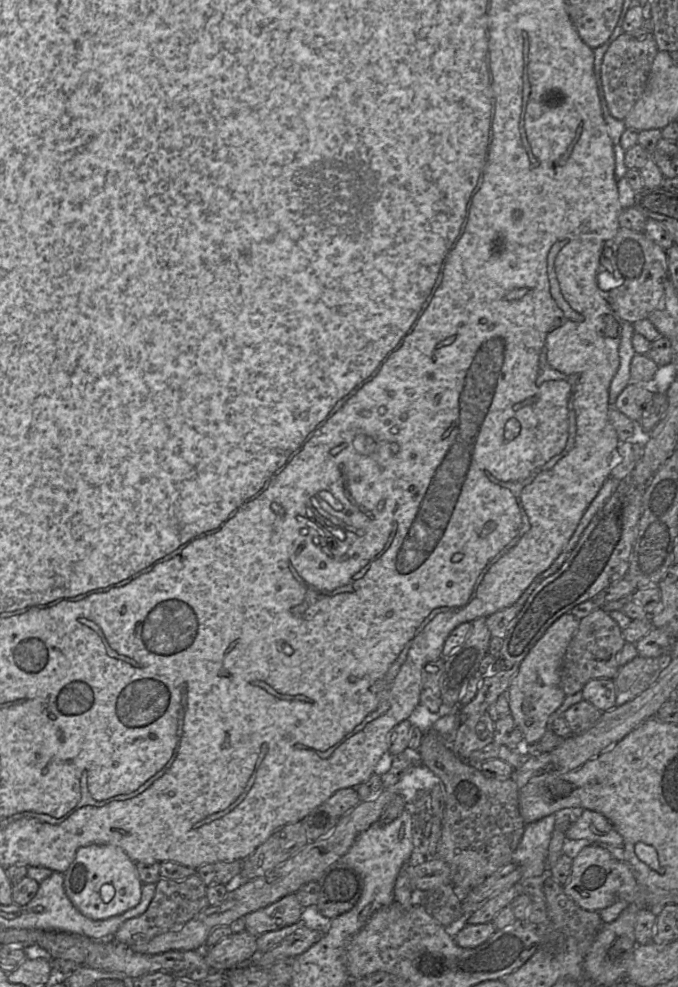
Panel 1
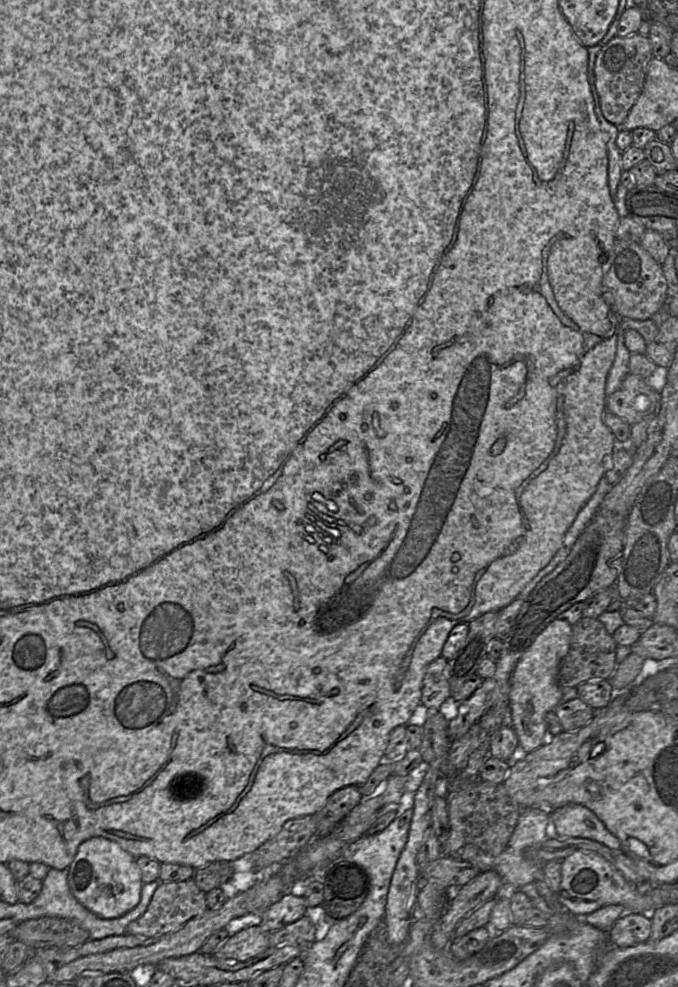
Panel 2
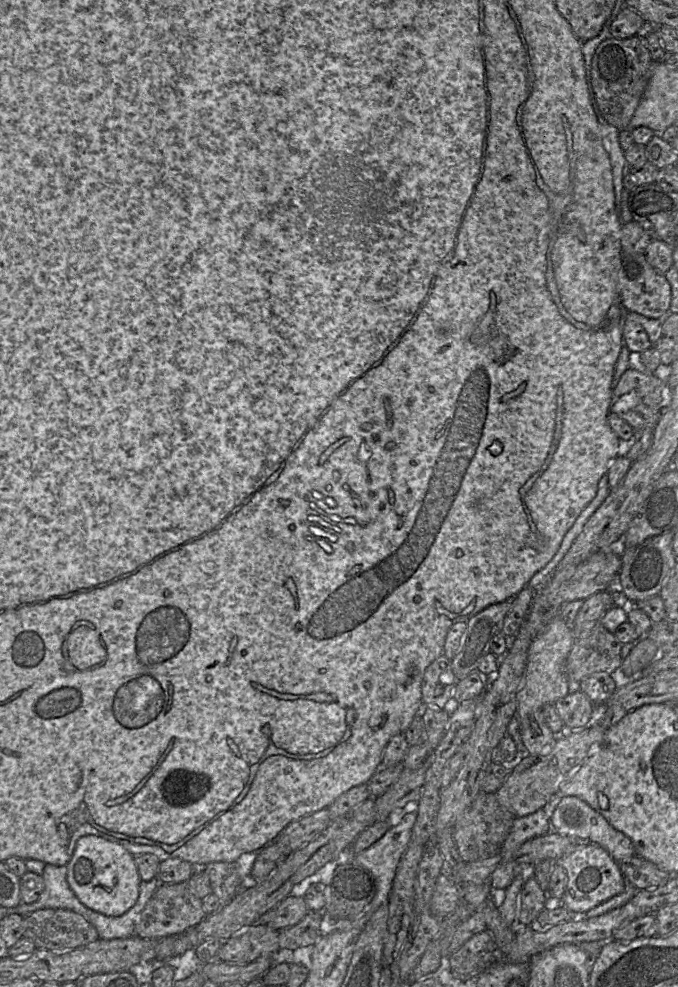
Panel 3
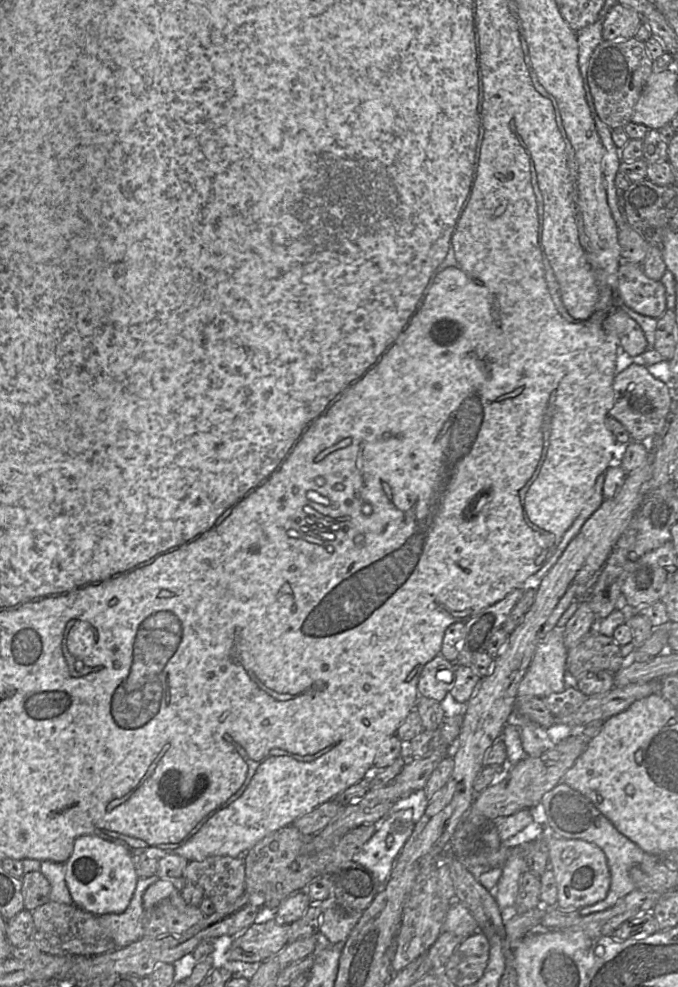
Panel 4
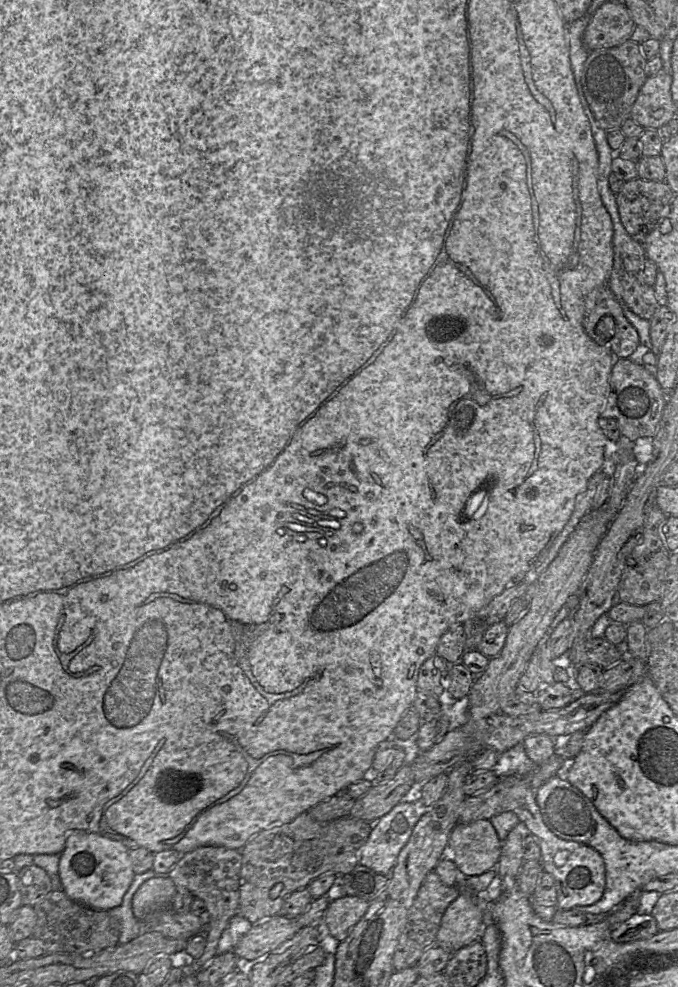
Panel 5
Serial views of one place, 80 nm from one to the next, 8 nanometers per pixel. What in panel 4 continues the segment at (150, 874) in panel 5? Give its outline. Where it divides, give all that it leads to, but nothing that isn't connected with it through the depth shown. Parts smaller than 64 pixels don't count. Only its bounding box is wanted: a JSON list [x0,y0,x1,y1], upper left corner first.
[98,876,159,948]

